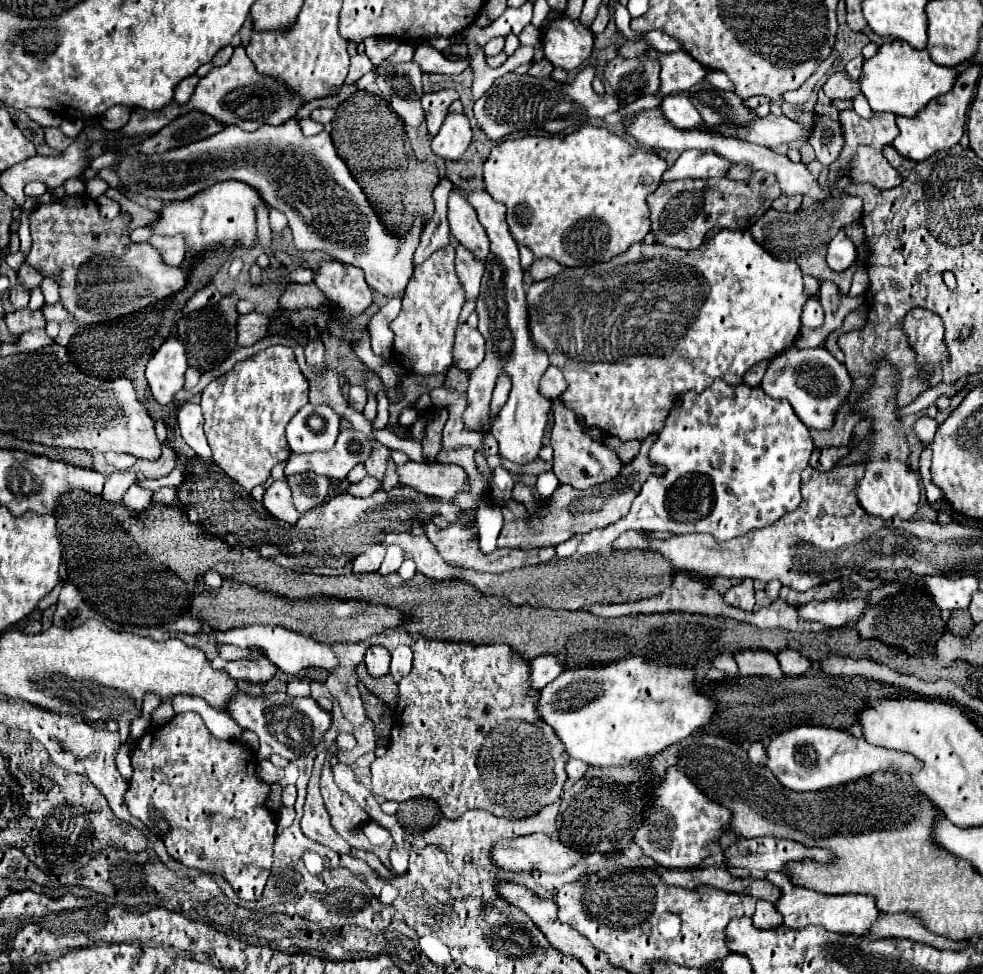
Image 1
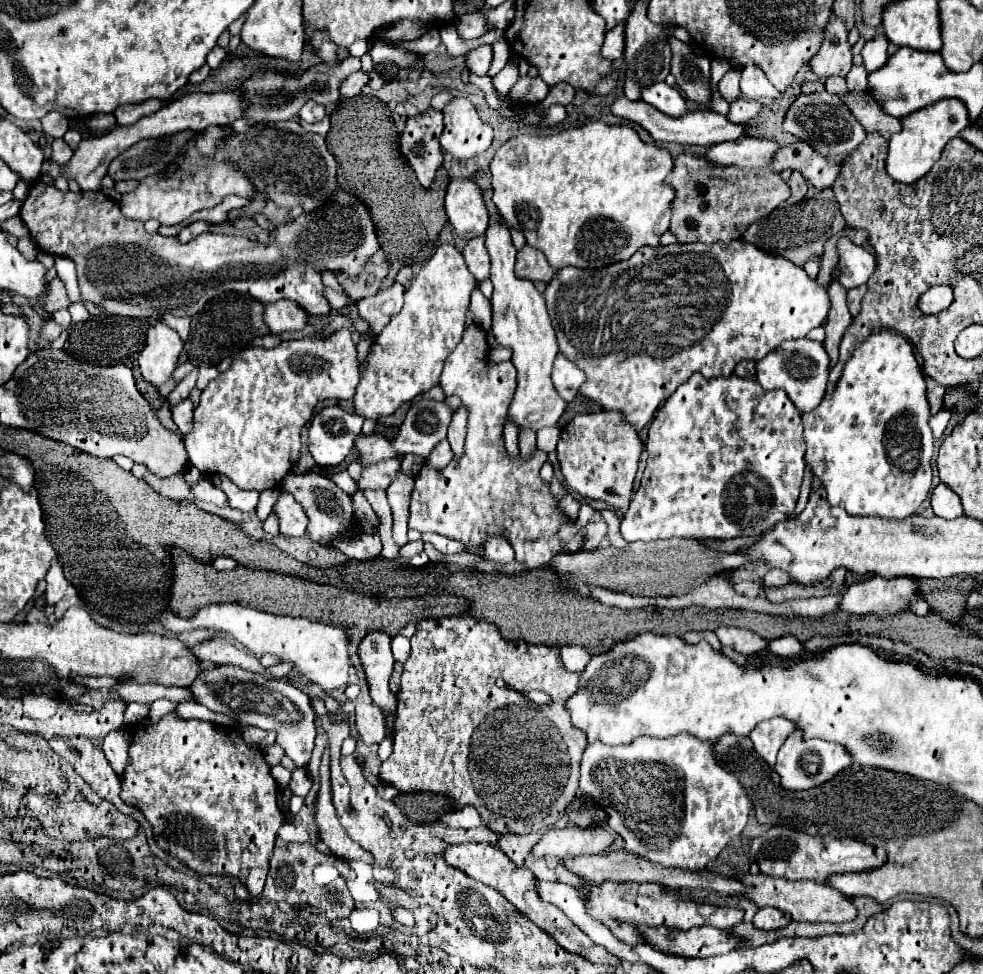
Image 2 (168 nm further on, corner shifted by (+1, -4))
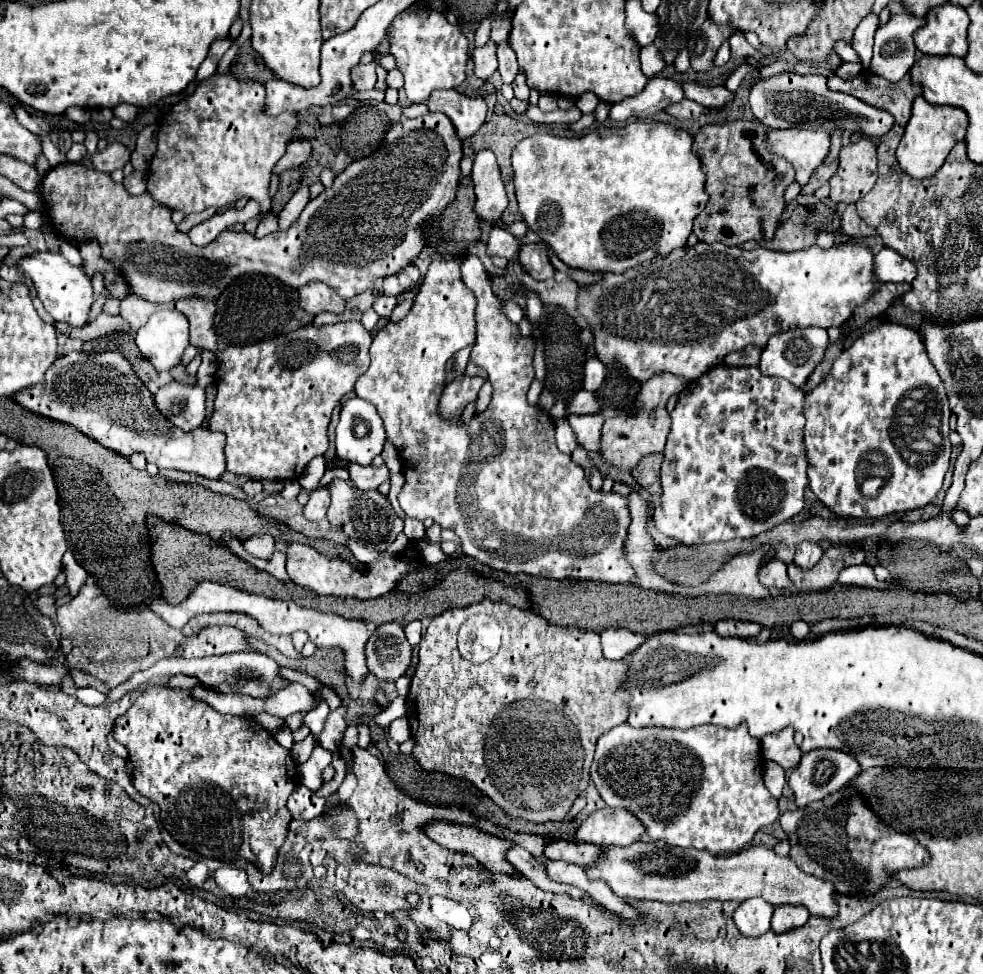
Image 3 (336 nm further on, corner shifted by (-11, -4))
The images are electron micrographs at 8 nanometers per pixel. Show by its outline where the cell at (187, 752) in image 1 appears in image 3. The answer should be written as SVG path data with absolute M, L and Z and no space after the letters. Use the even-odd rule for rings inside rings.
M150 685L150 687L140 695L140 699L136 699L134 705L132 705L124 715L120 715L120 717L116 719L116 723L114 723L114 735L116 735L116 741L120 741L120 743L128 749L128 759L130 759L132 765L134 765L134 771L132 771L134 787L136 787L144 797L148 797L150 801L154 801L154 803L160 807L162 825L166 827L166 831L168 831L178 843L182 843L184 847L196 851L196 853L202 855L202 857L220 859L220 861L226 861L226 863L232 863L232 861L236 861L238 857L244 857L246 861L254 863L260 871L264 871L264 873L272 871L276 859L272 859L270 863L260 863L260 853L262 853L264 845L272 845L274 851L276 851L276 849L284 843L286 831L288 831L288 823L290 823L290 819L292 819L290 811L286 809L286 801L288 801L290 793L296 789L296 783L300 783L300 775L298 775L298 767L296 767L296 763L294 763L292 753L290 753L288 749L284 749L276 739L272 739L272 735L270 735L260 723L256 723L252 717L236 717L236 715L218 713L214 707L210 707L210 705L204 703L202 699L194 697L194 695L192 695L192 689L170 689L168 685ZM218 791L222 791L222 795L220 795ZM224 797L226 797L226 801L228 801L228 797L256 797L256 803L260 803L260 805L256 805L258 809L252 807L248 813L246 813L246 811L240 813L240 811L238 811L238 809L240 809L238 803L232 801L232 803L230 803L230 809L228 809L228 805L224 805L224 803L226 803ZM264 799L266 799L266 801L264 801ZM262 803L268 803L266 809L262 809ZM232 805L236 807L234 811L238 811L238 815L234 815L234 817L230 815Z

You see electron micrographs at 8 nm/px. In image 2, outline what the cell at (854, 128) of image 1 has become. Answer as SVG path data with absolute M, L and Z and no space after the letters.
M868 91L848 93L846 97L842 97L842 101L850 109L850 113L856 119L860 119L860 125L864 127L866 133L880 133L886 141L890 141L890 137L900 131L900 121L892 119L892 115L884 115L884 111L876 107Z

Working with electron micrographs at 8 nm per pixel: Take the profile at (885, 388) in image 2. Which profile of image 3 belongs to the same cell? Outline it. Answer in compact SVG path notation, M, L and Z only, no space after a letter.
M890 321L876 325L854 339L854 343L836 357L828 375L822 377L822 383L806 393L804 445L812 493L842 519L878 519L932 503L950 465L950 415L944 383L928 359L926 345L918 331Z

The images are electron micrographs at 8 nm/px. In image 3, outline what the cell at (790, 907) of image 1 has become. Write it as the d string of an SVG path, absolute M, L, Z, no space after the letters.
M642 839L632 843L630 847L602 847L598 861L586 867L586 873L590 879L602 879L604 883L608 883L608 887L622 899L630 897L630 899L652 899L664 903L682 903L682 901L706 901L706 899L746 901L750 897L762 897L772 905L786 905L786 903L804 905L810 911L810 915L832 917L838 911L832 883L824 883L814 875L806 875L796 867L792 859L780 857L766 847L746 847L744 851L738 851L734 855L710 855L708 851L668 847L664 841Z

